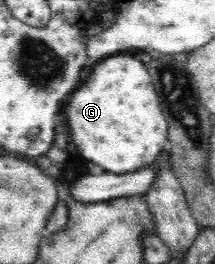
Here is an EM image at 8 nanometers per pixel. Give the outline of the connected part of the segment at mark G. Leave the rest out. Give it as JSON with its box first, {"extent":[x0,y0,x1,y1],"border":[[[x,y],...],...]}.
{"extent":[64,52,168,174],"border":[[[130,52],[116,54],[96,62],[84,76],[88,80],[82,80],[84,84],[70,94],[70,100],[64,104],[68,114],[68,134],[84,163],[93,162],[112,174],[126,174],[152,165],[160,150],[168,146],[167,118],[161,109],[159,96],[154,92],[150,73],[146,64],[128,54]]]}

